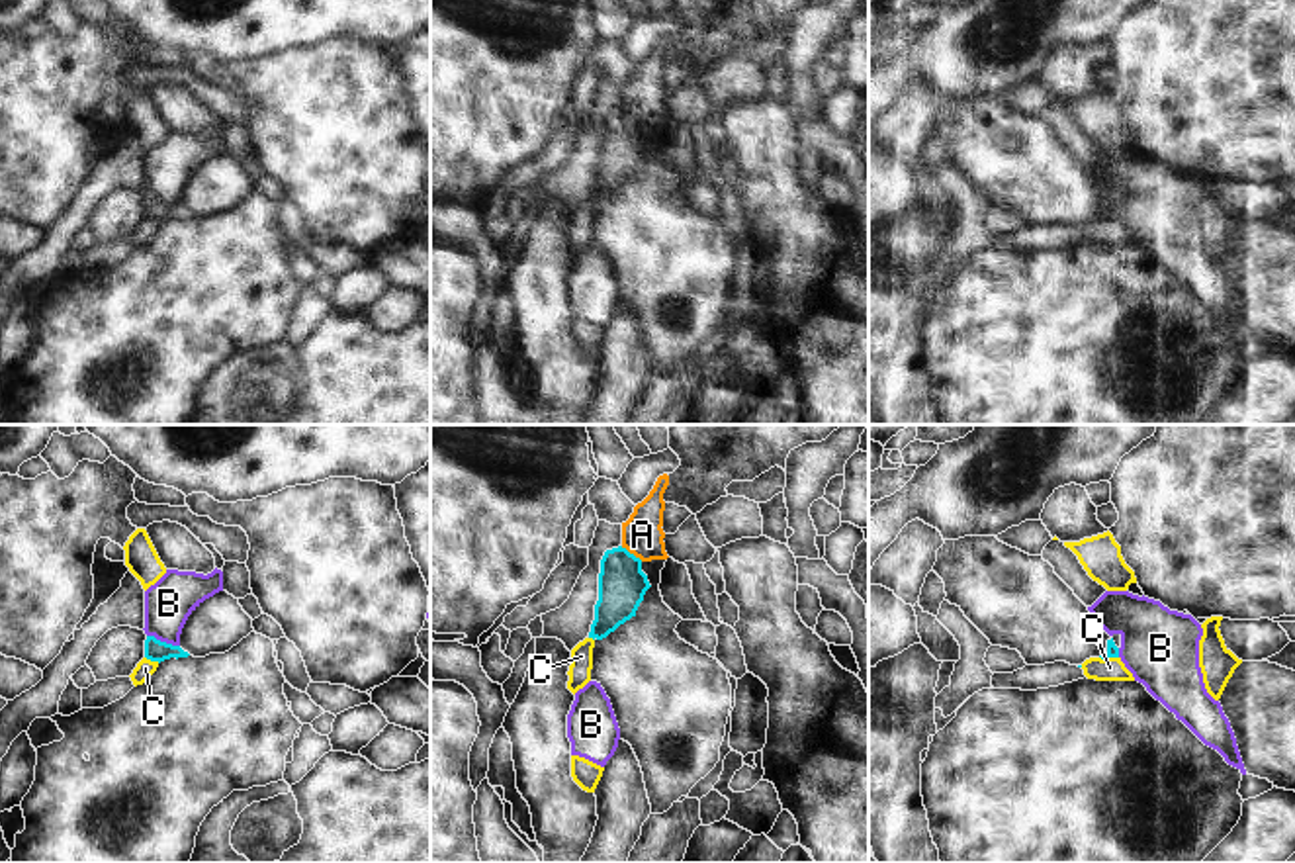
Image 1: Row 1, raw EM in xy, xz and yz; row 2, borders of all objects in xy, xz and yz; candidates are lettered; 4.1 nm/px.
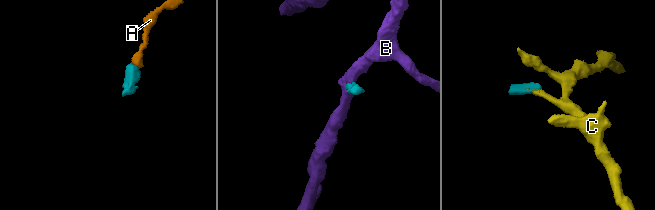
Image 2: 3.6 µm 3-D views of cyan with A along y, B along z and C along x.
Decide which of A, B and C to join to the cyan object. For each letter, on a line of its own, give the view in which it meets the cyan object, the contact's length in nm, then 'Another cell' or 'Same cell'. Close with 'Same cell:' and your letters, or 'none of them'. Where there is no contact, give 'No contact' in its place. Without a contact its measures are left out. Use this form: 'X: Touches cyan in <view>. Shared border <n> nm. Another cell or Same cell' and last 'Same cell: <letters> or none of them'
A: Touches cyan in xz. Shared border 110 nm. Same cell
B: Touches cyan in xy. Shared border 140 nm. Another cell
C: Touches cyan in xy. Shared border 70 nm. Same cell
Same cell: A, C.

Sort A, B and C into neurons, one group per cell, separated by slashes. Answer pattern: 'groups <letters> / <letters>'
groups A C / B

